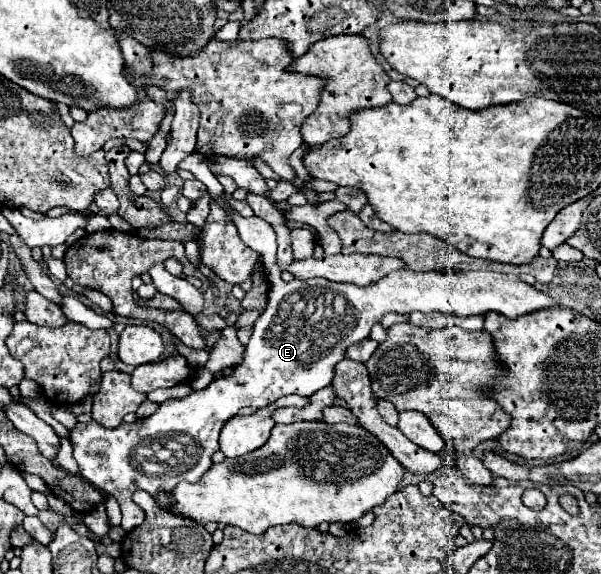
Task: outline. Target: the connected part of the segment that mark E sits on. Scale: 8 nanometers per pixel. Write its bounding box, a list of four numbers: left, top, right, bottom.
[70,151,560,531]

